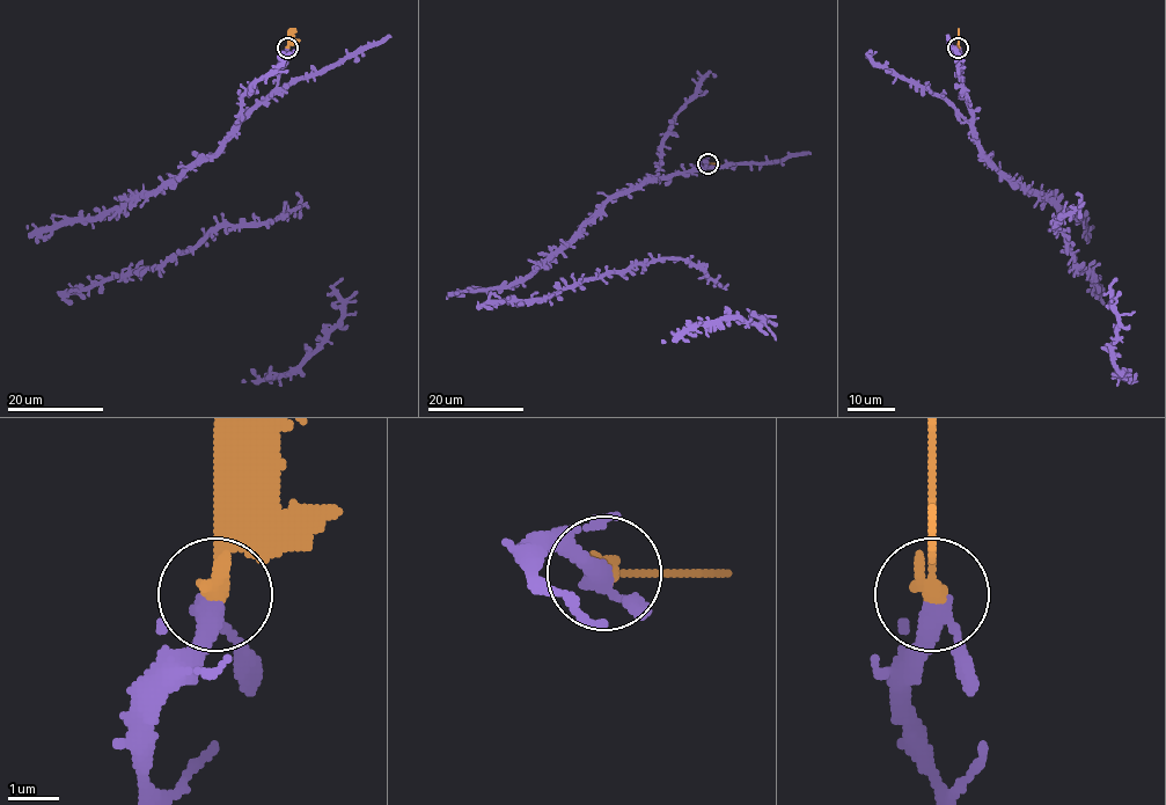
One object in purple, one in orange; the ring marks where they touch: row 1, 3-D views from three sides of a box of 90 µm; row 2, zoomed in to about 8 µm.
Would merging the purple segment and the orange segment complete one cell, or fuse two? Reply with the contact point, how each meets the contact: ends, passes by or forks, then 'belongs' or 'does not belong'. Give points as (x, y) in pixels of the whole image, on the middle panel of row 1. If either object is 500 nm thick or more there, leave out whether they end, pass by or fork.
place (708, 163); purple passes by; orange ends; does not belong

